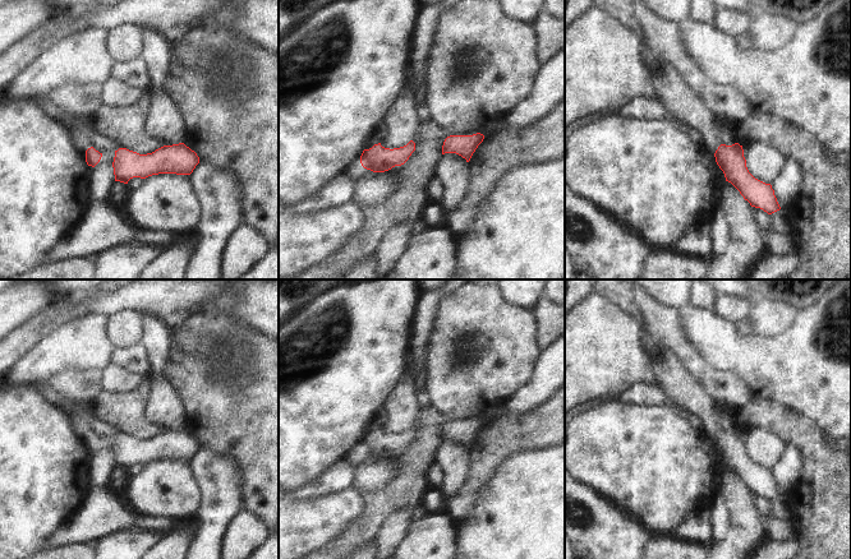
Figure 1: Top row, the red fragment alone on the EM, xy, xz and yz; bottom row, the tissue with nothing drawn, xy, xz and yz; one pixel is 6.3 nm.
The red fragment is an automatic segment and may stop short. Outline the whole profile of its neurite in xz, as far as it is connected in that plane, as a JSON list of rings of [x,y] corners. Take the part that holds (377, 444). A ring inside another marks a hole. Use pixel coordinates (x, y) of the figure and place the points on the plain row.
[[[380,424],[365,426],[363,430],[364,436],[360,442],[362,452],[373,458],[385,458],[395,452],[404,451],[415,436],[413,426],[404,433],[394,435],[382,433],[380,428]]]

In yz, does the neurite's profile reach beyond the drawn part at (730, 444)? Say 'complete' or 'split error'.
split error

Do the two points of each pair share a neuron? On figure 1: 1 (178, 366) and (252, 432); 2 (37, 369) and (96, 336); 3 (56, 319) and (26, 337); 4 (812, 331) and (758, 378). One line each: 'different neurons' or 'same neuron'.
1: same neuron
2: same neuron
3: same neuron
4: same neuron

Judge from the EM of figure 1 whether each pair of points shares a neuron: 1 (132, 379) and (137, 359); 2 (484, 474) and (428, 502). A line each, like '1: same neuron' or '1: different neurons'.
1: different neurons
2: different neurons

